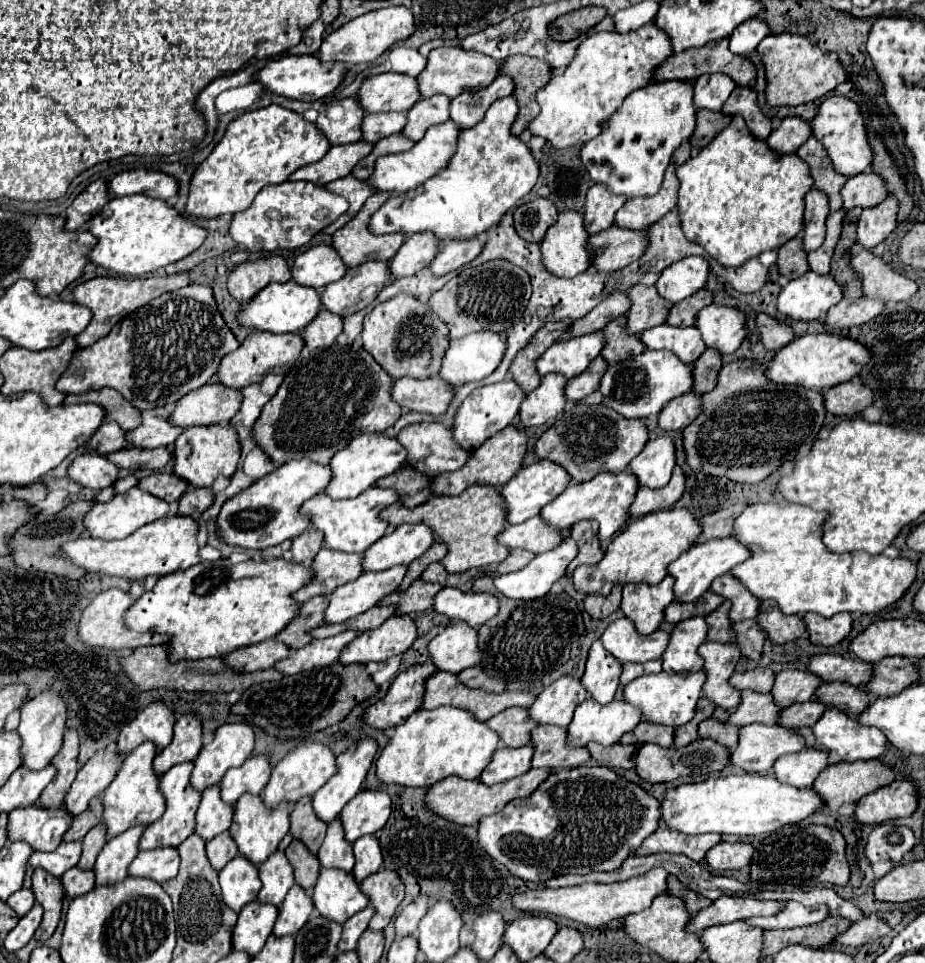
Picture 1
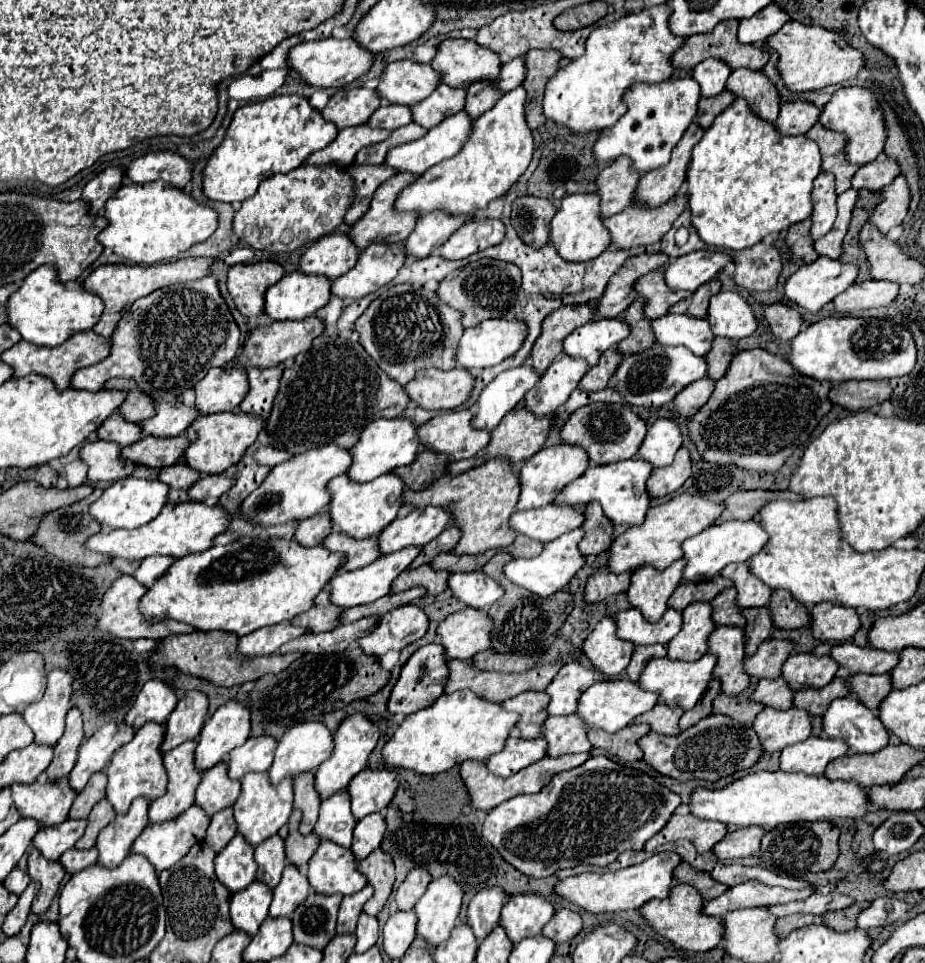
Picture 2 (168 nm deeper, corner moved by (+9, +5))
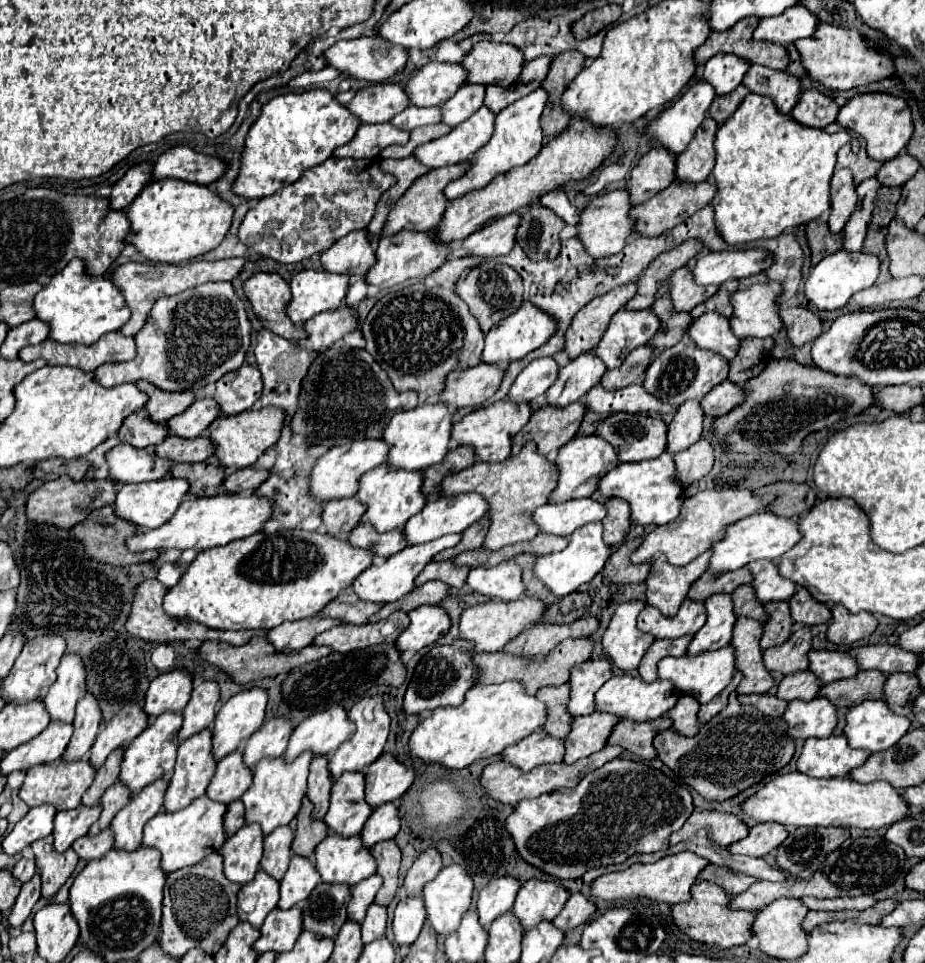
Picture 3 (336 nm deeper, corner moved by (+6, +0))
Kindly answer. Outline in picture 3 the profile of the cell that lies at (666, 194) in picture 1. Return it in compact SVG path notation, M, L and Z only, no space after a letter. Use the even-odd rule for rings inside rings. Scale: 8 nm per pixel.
M708 117L700 123L694 139L682 151L682 155L676 157L676 181L680 183L702 183L710 175L714 167L714 135L718 125Z

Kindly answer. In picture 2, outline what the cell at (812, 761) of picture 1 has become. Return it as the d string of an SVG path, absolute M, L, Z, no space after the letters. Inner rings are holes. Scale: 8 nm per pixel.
M811 736L803 742L791 744L781 752L781 770L803 772L803 774L823 774L827 764L849 752L849 746L837 738Z

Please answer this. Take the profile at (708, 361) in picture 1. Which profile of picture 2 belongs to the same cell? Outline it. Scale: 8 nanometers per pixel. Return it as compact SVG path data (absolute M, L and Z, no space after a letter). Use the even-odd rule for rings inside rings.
M715 338L711 352L705 356L707 366L709 366L709 378L719 380L727 372L727 366L731 364L731 358L737 354L737 344L735 340L729 338Z

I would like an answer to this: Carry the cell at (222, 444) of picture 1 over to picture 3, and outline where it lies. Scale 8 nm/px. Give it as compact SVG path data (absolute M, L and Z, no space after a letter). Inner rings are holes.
M264 407L260 411L248 409L238 415L220 415L218 419L214 419L208 427L208 437L212 443L216 443L216 457L218 457L220 465L228 471L236 471L236 469L254 465L254 461L268 447L272 447L276 443L280 429L282 429L282 421L284 421L284 411L280 411L276 407Z

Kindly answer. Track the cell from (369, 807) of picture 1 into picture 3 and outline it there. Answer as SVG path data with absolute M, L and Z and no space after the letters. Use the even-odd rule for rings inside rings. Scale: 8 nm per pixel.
M380 755L366 769L366 803L372 809L400 799L414 783L414 769L406 769L392 755Z

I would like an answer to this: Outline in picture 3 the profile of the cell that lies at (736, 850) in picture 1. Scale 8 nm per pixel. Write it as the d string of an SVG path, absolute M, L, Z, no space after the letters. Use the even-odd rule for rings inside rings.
M758 823L750 829L746 839L732 843L728 847L728 851L734 855L740 853L740 855L748 855L748 857L764 857L774 847L778 847L778 843L782 843L782 839L786 839L786 835L788 835L788 831L782 829L782 825L778 825L778 823Z

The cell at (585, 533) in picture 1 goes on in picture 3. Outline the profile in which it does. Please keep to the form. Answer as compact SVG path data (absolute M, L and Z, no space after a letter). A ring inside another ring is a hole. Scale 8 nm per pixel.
M608 499L606 501L606 517L602 519L604 525L604 543L610 547L618 547L628 529L630 529L630 507L622 503L622 499Z

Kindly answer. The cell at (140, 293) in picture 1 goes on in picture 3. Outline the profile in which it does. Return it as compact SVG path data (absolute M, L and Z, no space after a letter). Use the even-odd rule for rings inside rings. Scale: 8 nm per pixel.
M250 253L246 257L236 257L236 259L222 259L222 261L188 261L188 263L180 263L180 265L162 265L162 263L124 263L124 265L118 265L112 273L110 273L110 281L112 285L116 285L122 295L124 295L124 301L126 305L130 307L132 311L132 317L120 327L120 333L126 335L126 337L132 337L136 335L136 331L140 331L140 327L144 325L148 313L150 313L150 307L154 305L154 301L158 297L166 297L166 295L176 295L184 289L190 289L190 287L198 287L206 281L232 281L242 265L246 261L256 261L260 259L258 253Z

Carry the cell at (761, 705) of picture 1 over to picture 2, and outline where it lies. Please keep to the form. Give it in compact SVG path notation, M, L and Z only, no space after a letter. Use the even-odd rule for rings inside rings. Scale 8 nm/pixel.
M775 678L775 680L761 680L759 686L755 688L751 700L761 702L765 706L777 708L777 710L787 710L793 706L793 690L789 688L785 678Z

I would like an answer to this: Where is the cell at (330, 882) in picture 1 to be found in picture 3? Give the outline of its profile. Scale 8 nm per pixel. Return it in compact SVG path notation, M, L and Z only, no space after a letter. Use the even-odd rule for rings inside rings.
M328 835L328 839L316 847L314 865L324 883L348 887L376 873L374 857L362 847L360 837L342 839L340 835Z

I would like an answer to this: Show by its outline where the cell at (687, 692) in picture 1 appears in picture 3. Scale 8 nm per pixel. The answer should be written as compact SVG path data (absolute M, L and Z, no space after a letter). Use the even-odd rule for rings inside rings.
M722 647L718 651L708 651L702 655L664 657L658 663L658 679L670 681L684 695L694 695L700 705L710 703L730 683L732 675L734 675L734 649L732 647Z

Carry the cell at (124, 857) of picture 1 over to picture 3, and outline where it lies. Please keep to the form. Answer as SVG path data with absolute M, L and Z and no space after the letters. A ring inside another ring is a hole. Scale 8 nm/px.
M164 779L144 787L122 811L118 811L116 819L110 823L110 829L114 833L114 849L136 851L140 847L142 829L160 811L166 787L168 781Z

